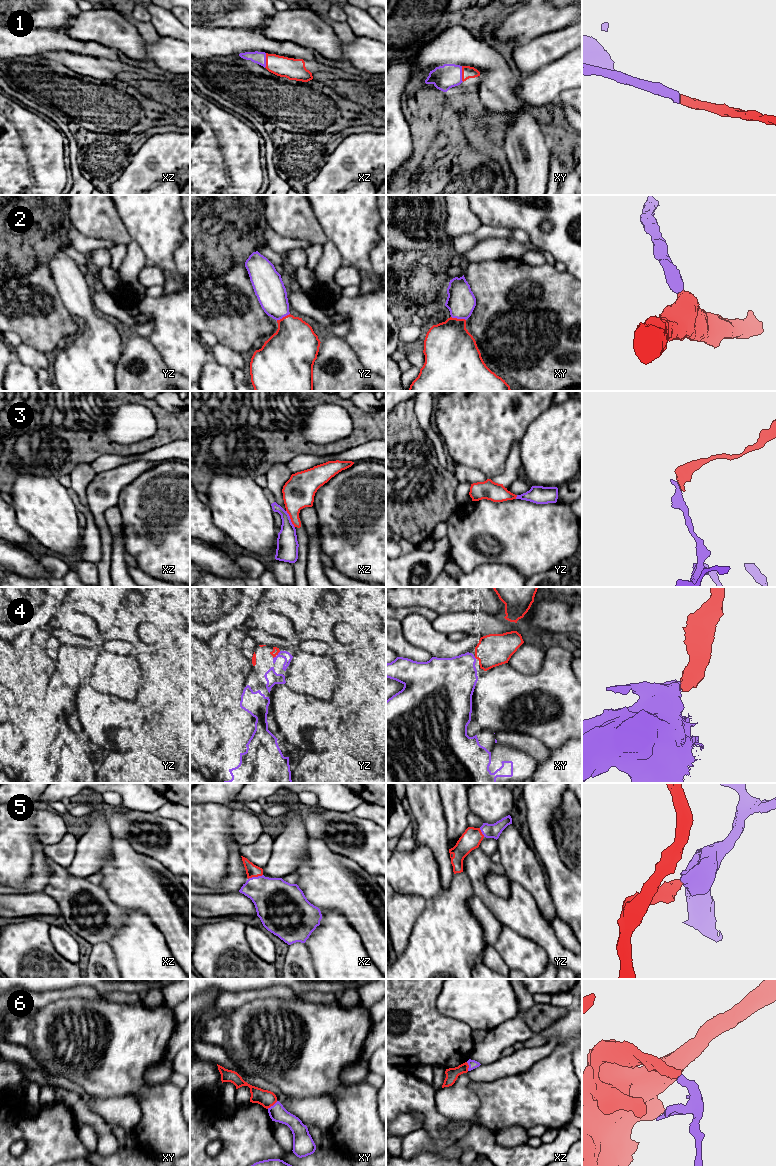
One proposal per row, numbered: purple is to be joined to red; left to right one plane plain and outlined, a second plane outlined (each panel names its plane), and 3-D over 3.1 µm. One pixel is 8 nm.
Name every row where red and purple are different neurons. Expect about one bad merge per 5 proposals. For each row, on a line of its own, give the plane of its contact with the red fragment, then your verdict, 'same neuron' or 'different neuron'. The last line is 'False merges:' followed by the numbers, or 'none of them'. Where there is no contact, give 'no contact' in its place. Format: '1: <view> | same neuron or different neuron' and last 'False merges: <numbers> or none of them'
1: xy | same neuron
2: xy | same neuron
3: xz | different neuron
4: yz | same neuron
5: xz | same neuron
6: xy | same neuron
False merges: 3

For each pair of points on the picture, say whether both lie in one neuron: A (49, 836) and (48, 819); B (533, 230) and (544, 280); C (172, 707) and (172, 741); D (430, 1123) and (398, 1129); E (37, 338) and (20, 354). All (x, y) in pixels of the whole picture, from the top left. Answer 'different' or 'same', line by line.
A: same
B: different
C: same
D: different
E: different

